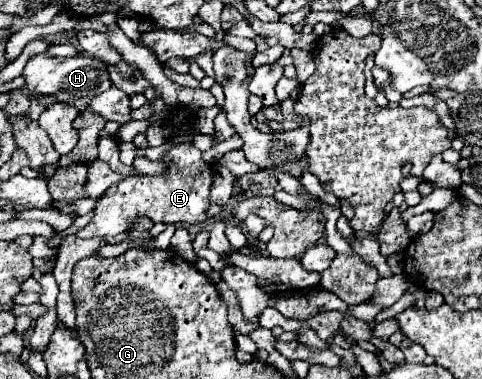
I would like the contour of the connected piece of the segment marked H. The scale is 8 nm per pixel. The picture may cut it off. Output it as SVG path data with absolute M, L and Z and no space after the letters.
M38 54L28 60L22 76L26 80L26 88L34 96L50 96L50 98L54 98L54 102L76 106L80 112L88 110L92 96L96 96L112 86L110 78L108 78L106 64L96 58L84 58L84 56L52 58L46 54Z

